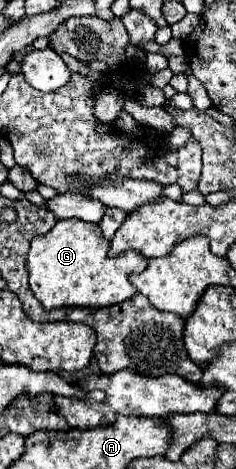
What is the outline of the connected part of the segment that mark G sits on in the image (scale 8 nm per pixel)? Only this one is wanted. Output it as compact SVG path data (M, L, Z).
M62 219L48 233L34 237L26 253L26 271L32 295L46 311L60 307L106 307L130 299L136 289L128 281L130 273L146 269L148 259L130 249L118 257L108 257L108 241L96 223L82 219Z

